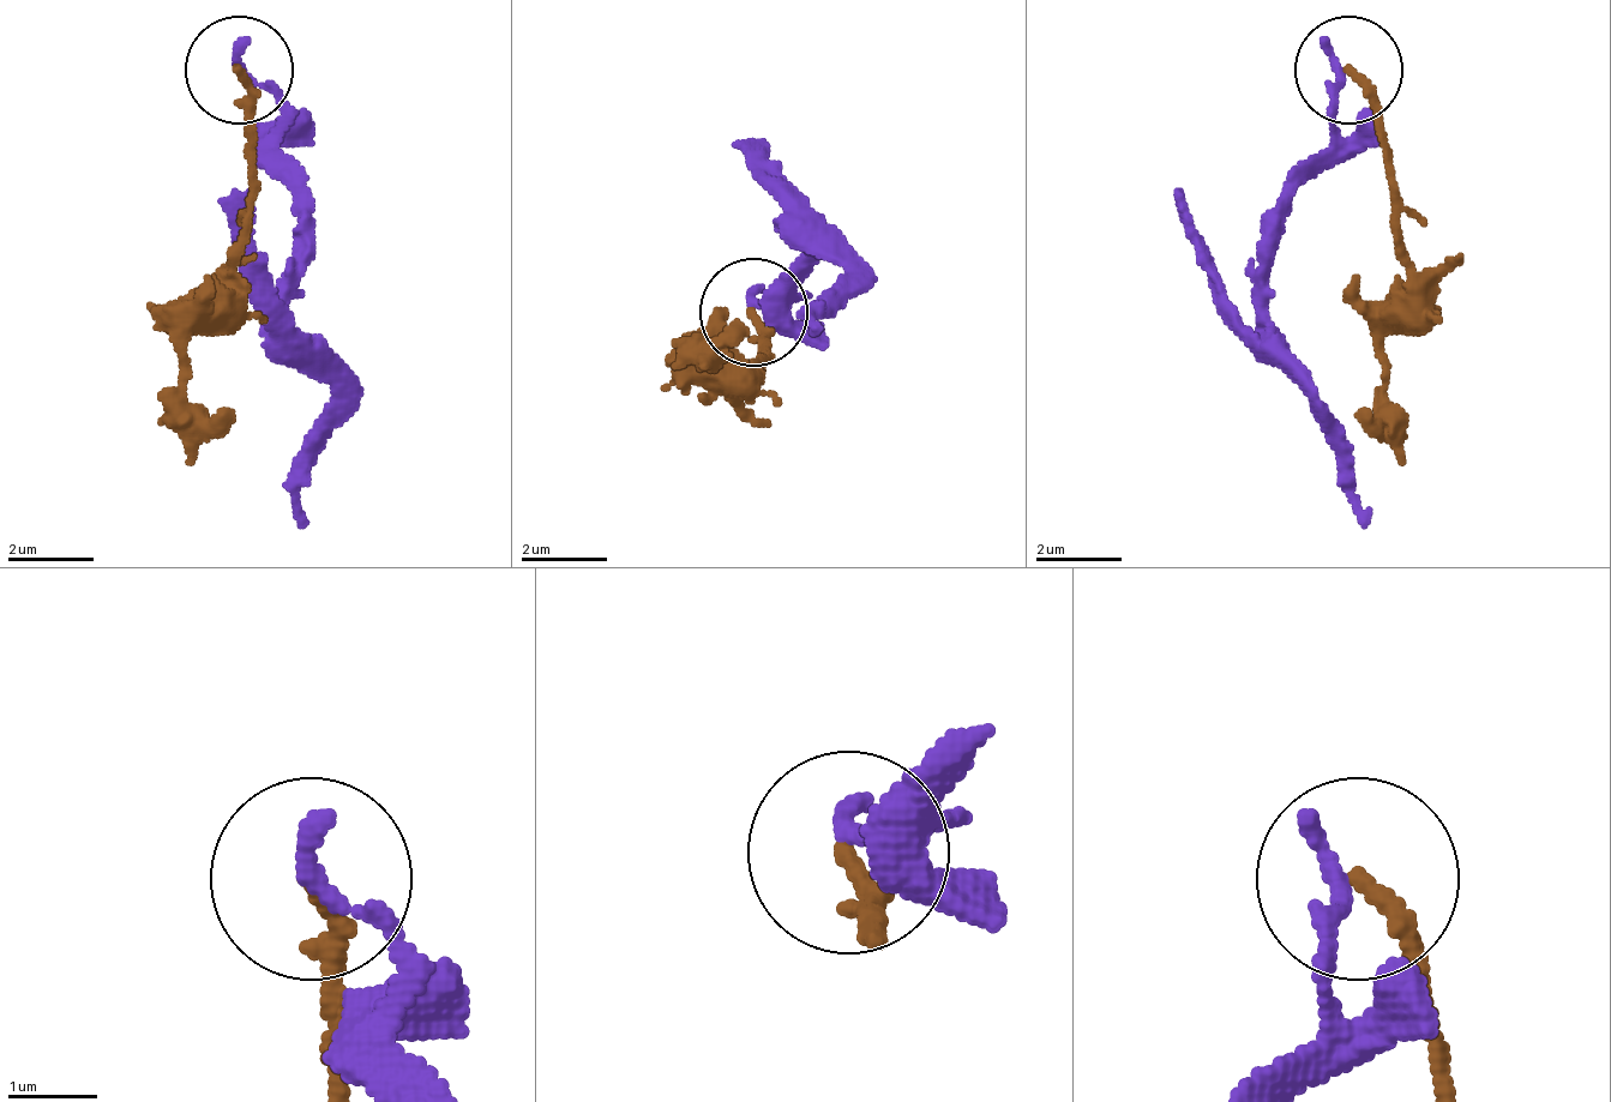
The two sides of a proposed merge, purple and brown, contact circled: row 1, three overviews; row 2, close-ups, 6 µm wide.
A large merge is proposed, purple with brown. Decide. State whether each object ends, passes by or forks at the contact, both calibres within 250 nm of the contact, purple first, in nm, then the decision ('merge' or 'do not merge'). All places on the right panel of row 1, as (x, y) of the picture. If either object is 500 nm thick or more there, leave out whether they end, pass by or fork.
purple ends there; brown ends there; 240 nm thick on the purple side, 200 nm on the other; do not merge

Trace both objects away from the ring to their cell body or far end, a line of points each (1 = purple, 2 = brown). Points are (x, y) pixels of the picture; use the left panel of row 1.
1: (236, 72), (280, 104), (280, 158), (301, 202), (290, 353), (334, 396), (301, 525)
2: (236, 72), (247, 191), (236, 299), (182, 353), (182, 428), (193, 461)

